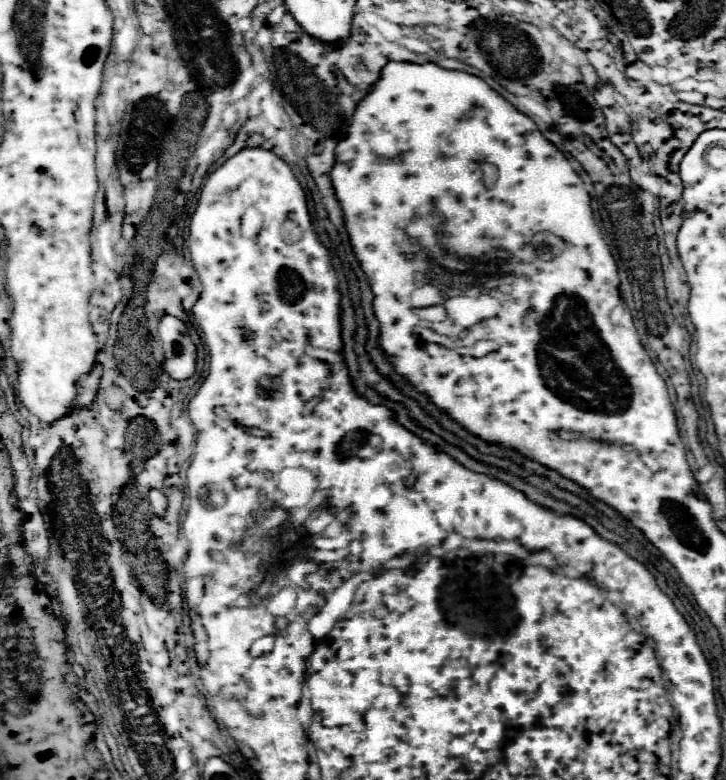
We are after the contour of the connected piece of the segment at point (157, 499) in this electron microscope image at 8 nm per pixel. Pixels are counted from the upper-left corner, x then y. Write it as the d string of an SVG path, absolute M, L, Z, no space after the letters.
M151 490L149 492L149 500L151 500L155 516L161 518L165 514L165 510L167 510L167 498L165 498L165 494L161 490Z

